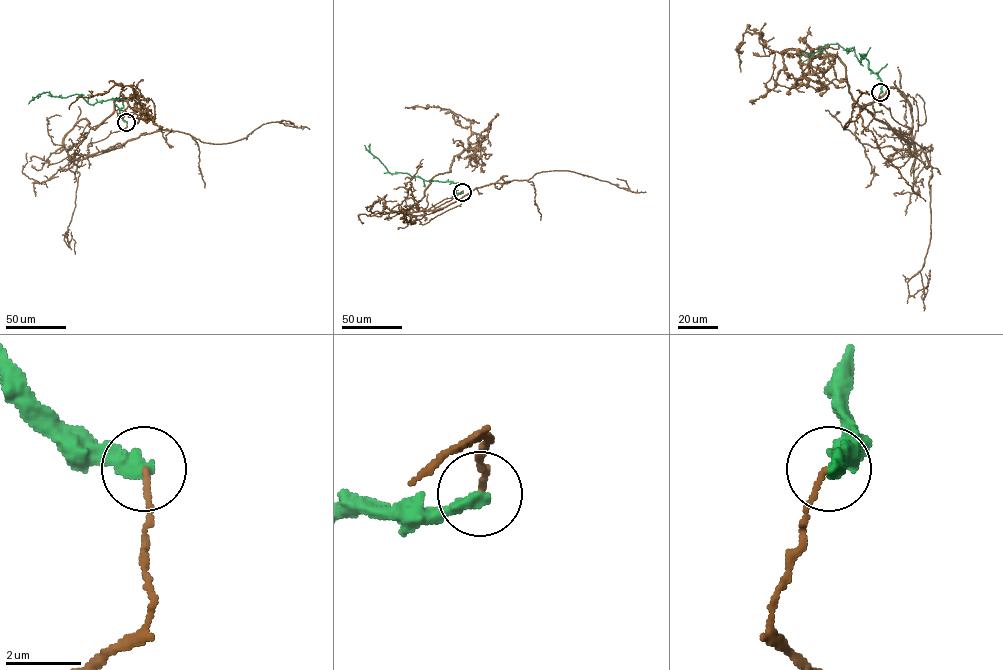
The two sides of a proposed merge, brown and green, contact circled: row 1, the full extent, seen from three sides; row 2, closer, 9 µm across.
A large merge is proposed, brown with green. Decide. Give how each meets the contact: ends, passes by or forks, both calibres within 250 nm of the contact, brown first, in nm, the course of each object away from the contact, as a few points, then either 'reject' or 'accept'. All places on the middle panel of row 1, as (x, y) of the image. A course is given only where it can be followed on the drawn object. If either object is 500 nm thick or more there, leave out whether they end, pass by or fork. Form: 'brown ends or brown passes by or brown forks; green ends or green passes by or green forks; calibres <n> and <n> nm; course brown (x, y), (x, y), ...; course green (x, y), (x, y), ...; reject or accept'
brown ends; green ends; calibres 120 and 420 nm; course brown (462, 193), (399, 212), (450, 171), (471, 133), (469, 119), (449, 109), (405, 107); course green (462, 193), (456, 193), (459, 182), (426, 181), (407, 173), (390, 173), (370, 152), (369, 143); reject

